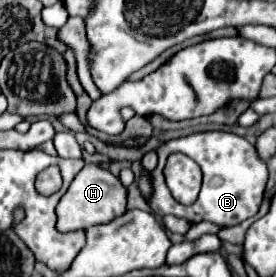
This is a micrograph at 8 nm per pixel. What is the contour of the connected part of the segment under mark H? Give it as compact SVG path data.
M86 163L82 171L74 177L68 191L60 199L56 207L58 215L58 229L60 231L76 231L76 229L88 229L92 225L98 225L102 221L112 221L114 217L120 217L126 213L126 197L128 189L120 183L116 175L112 175L102 165Z

